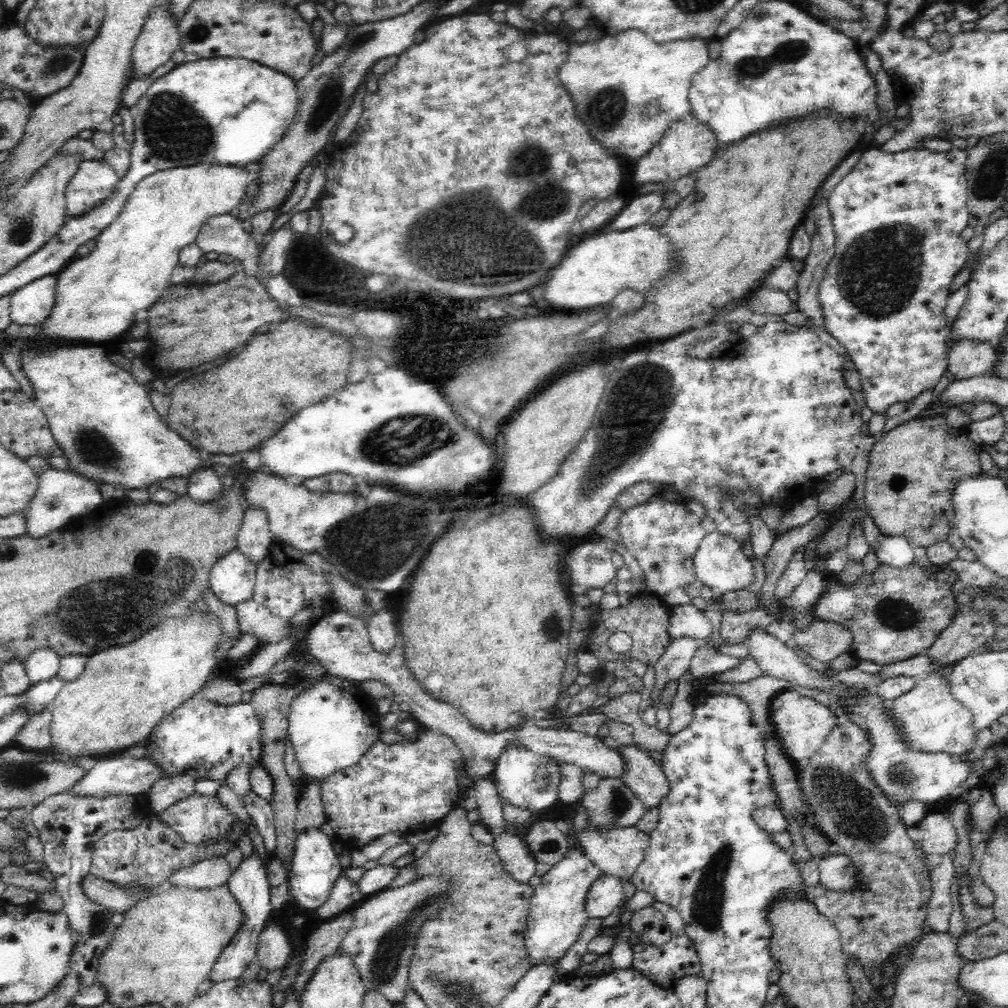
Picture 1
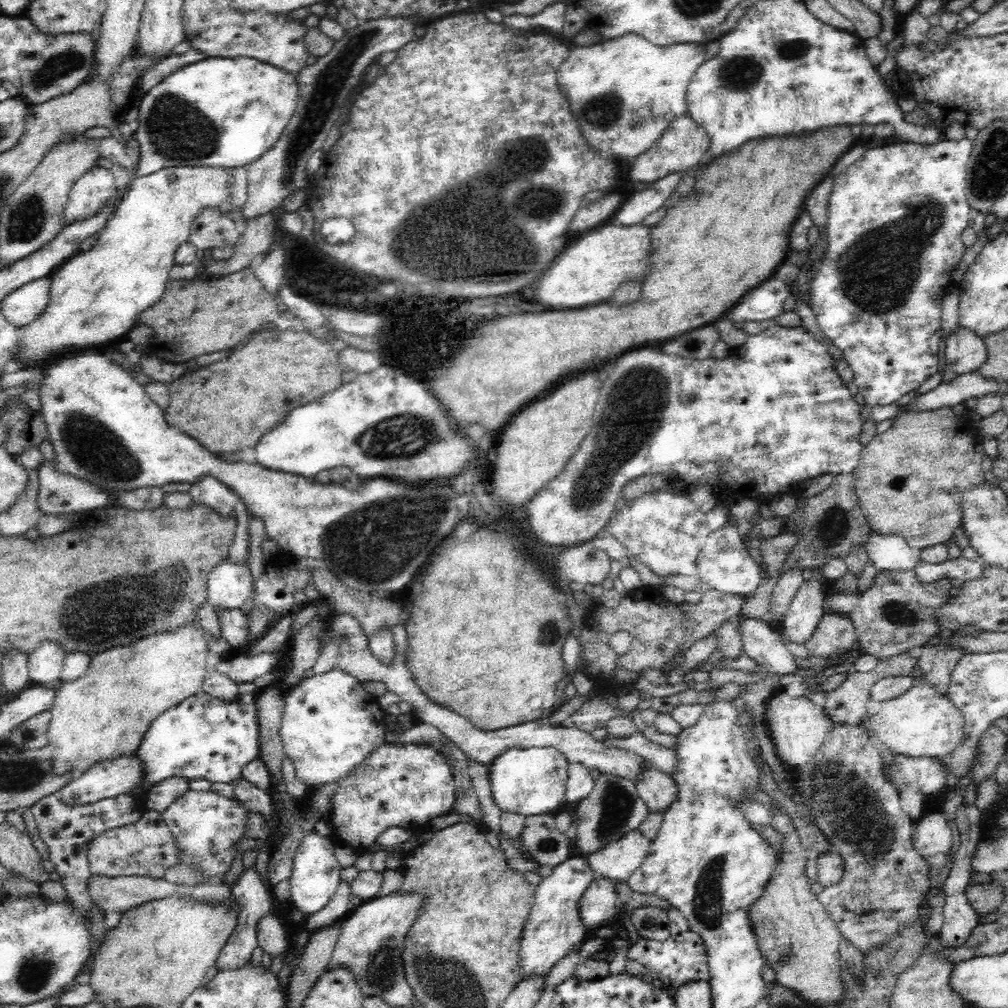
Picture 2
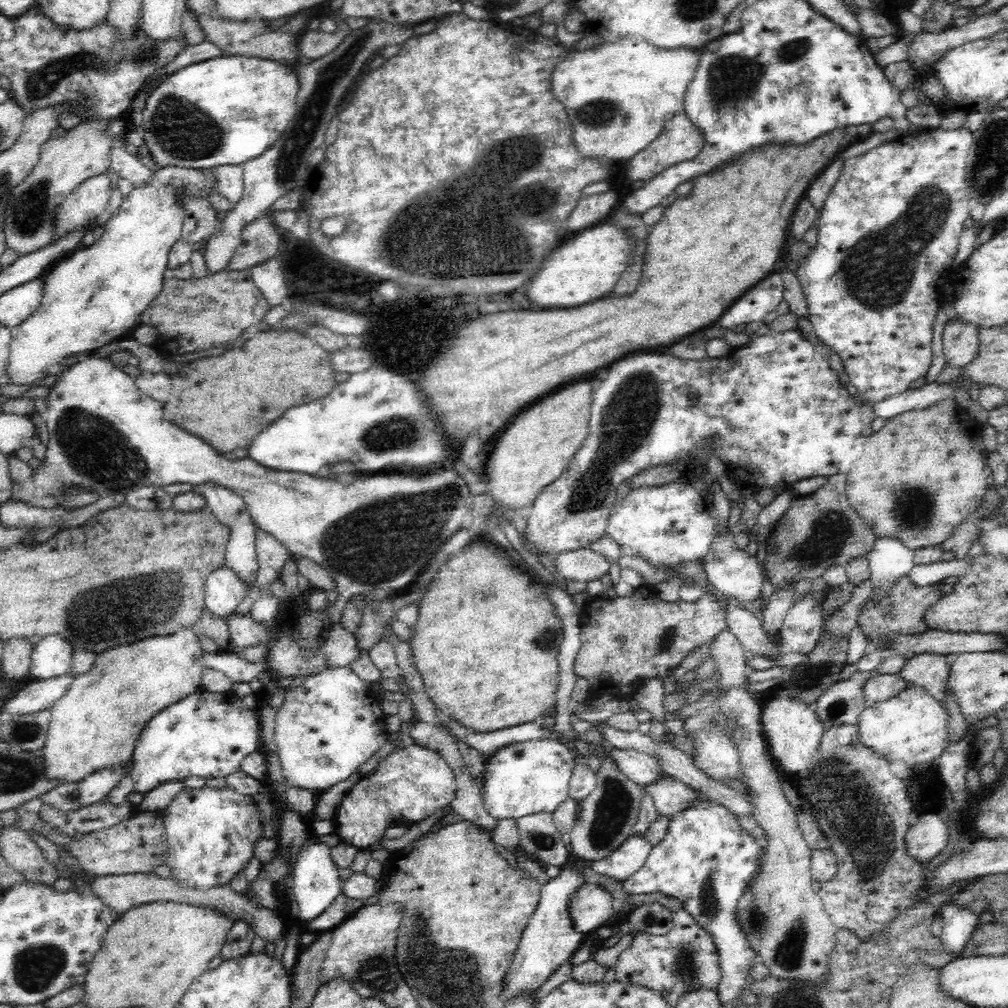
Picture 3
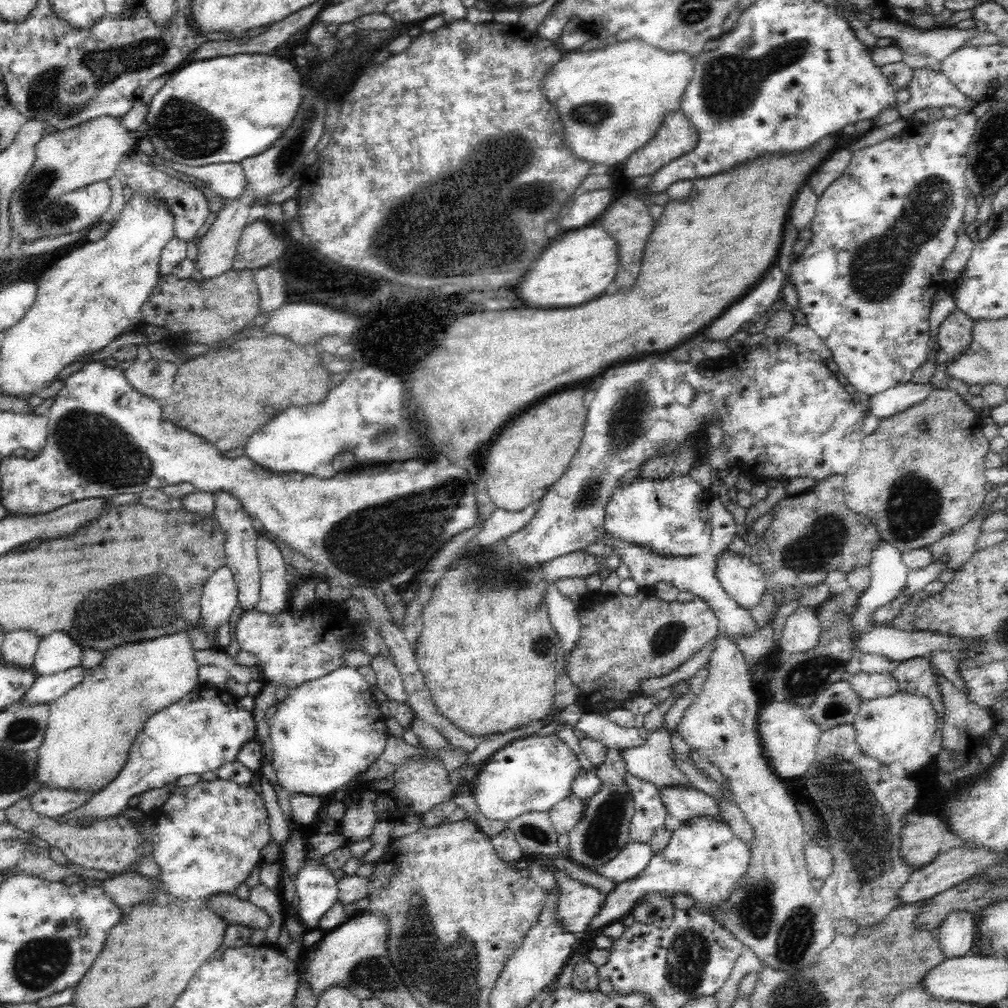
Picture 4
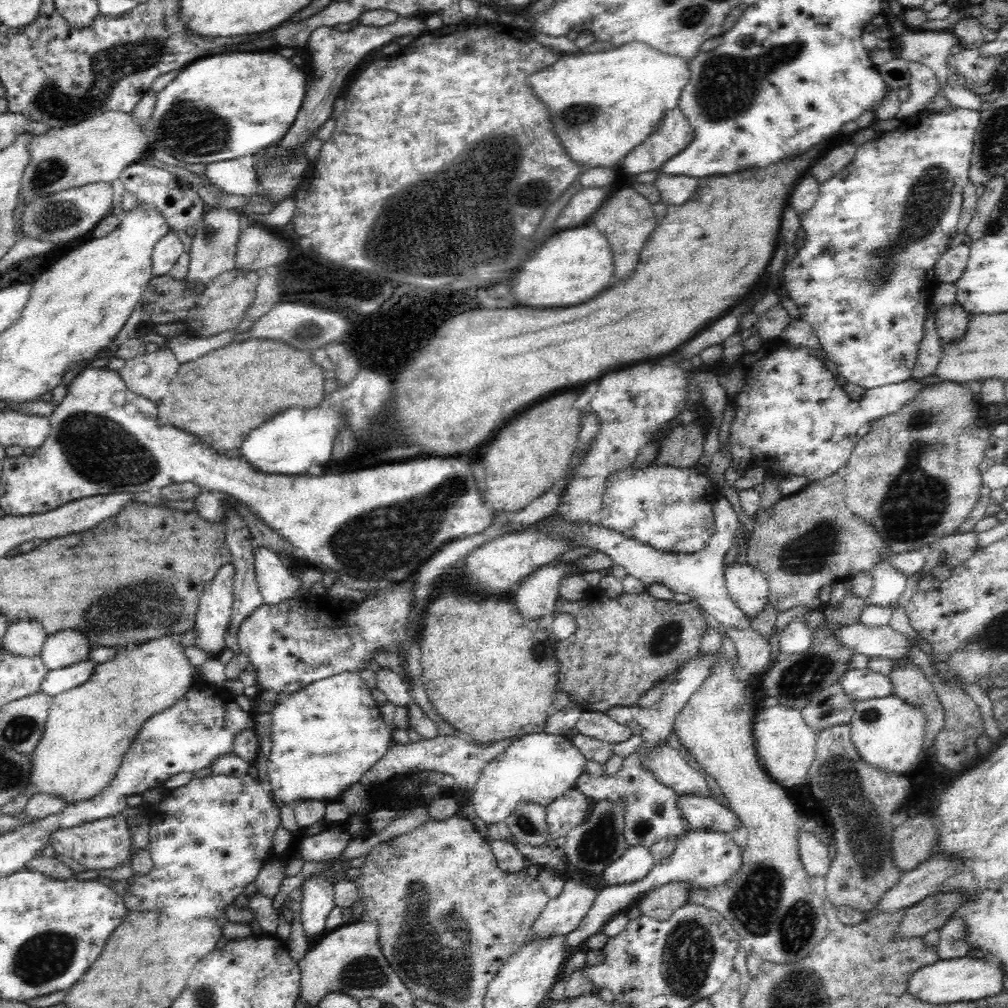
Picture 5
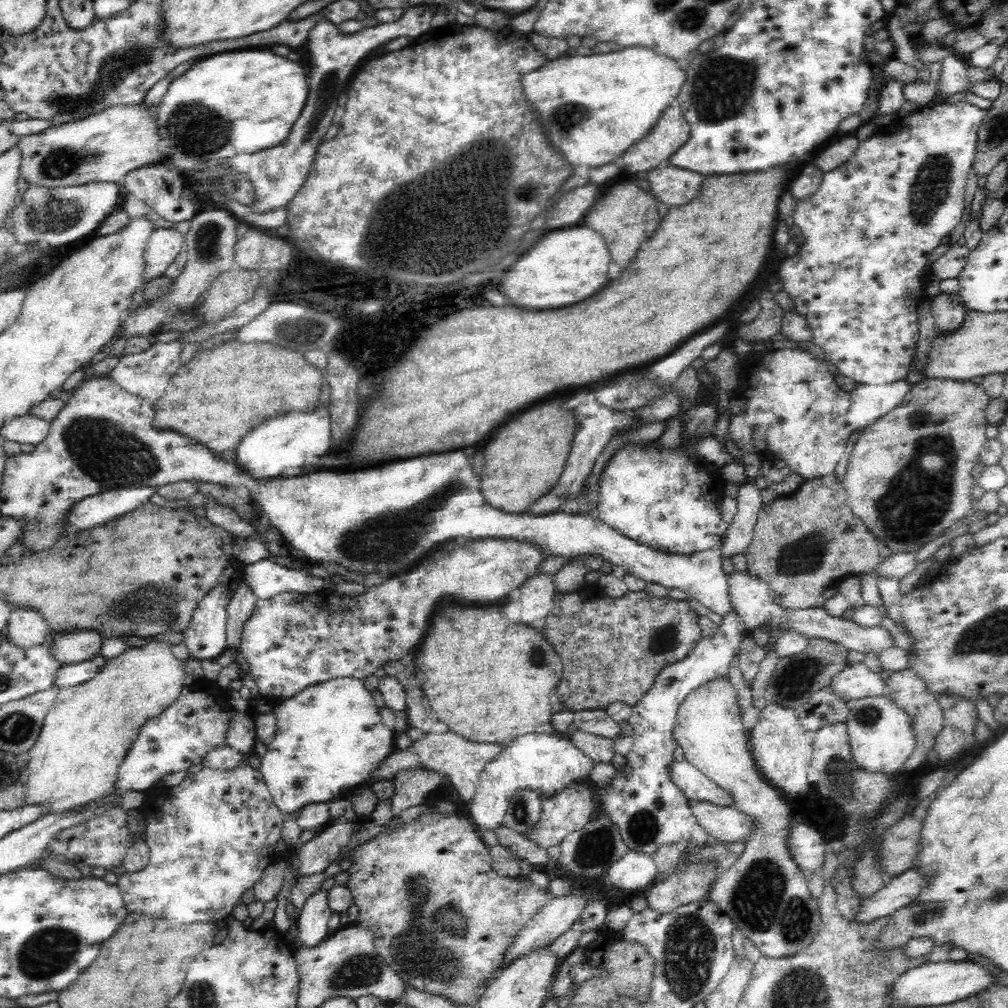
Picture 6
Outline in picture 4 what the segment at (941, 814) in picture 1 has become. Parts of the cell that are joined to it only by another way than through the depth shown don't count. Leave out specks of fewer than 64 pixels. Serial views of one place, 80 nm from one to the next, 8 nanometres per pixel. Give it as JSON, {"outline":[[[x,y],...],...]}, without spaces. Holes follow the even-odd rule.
{"outline":[[[923,814],[917,824],[906,822],[904,825],[900,841],[901,858],[916,869],[930,864],[943,850],[947,824],[942,817]]]}

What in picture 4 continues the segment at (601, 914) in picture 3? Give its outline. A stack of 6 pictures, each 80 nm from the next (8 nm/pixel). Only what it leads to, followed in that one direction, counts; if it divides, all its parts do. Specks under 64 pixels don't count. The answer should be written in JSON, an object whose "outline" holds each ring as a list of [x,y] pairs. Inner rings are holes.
{"outline":[[[552,868],[552,871],[561,892],[556,917],[566,931],[578,935],[592,922],[592,916],[600,913],[605,895],[593,886],[570,878],[562,870]]]}

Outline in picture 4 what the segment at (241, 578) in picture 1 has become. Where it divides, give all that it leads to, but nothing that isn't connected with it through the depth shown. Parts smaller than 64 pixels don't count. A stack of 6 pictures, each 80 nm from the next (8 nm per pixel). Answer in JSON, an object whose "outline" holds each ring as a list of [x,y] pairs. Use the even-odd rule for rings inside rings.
{"outline":[[[226,565],[218,568],[214,571],[214,574],[208,578],[206,584],[204,584],[203,592],[201,596],[201,608],[200,608],[200,621],[201,626],[206,633],[207,637],[212,640],[212,647],[215,643],[215,636],[218,626],[228,622],[234,608],[237,606],[238,601],[238,587],[236,585],[233,572]]]}

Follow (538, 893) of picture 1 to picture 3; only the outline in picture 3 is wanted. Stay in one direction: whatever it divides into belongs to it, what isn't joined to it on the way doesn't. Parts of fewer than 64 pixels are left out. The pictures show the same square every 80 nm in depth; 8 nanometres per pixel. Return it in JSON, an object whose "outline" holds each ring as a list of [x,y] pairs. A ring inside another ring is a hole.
{"outline":[[[561,867],[560,873],[541,886],[539,907],[528,921],[521,936],[518,948],[512,956],[508,972],[504,976],[499,1000],[501,1004],[508,1004],[512,999],[528,996],[540,987],[547,978],[567,961],[580,948],[586,937],[584,933],[574,927],[574,921],[569,914],[572,896],[580,886],[584,886],[584,875],[572,867]]]}

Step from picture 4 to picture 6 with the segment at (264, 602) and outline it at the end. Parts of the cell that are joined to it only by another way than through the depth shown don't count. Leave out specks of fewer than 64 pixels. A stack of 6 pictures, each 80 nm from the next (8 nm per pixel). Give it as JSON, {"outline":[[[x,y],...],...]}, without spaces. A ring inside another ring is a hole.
{"outline":[[[263,558],[249,564],[242,579],[259,599],[270,600],[282,592],[320,592],[332,586],[326,578],[307,576],[304,571],[289,570],[274,559]]]}

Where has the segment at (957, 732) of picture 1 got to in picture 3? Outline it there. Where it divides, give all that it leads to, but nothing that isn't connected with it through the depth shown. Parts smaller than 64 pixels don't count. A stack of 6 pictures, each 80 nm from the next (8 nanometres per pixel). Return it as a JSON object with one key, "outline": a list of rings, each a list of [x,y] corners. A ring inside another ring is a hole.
{"outline":[[[905,687],[888,700],[877,701],[873,707],[861,710],[857,720],[860,742],[882,755],[888,763],[905,762],[910,769],[933,765],[949,746],[948,713],[945,703],[938,703],[920,687]]]}

